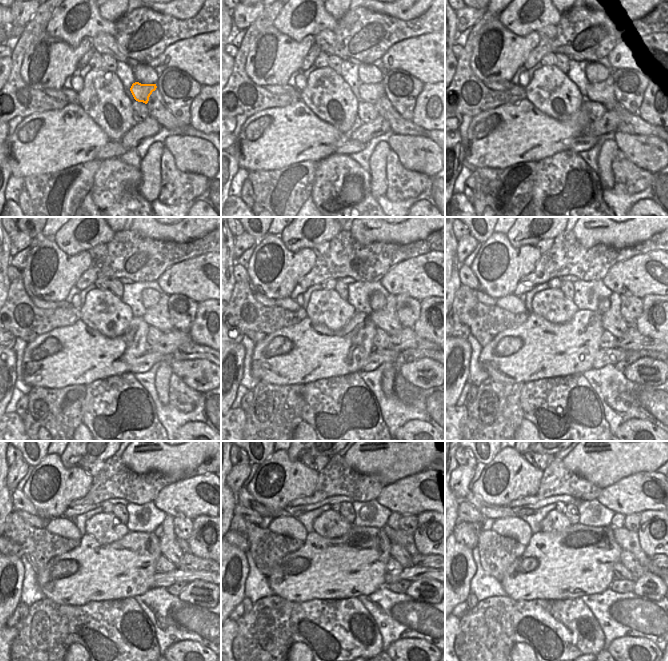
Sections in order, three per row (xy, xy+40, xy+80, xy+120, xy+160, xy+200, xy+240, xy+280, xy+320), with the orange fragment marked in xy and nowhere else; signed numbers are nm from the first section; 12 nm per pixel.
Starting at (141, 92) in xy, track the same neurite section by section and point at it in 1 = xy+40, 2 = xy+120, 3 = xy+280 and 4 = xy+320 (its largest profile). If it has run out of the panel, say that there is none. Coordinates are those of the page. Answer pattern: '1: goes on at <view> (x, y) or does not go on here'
1: goes on at xy+40 (370, 93)
2: goes on at xy+120 (153, 316)
3: goes on at xy+280 (397, 552)
4: goes on at xy+320 (627, 558)

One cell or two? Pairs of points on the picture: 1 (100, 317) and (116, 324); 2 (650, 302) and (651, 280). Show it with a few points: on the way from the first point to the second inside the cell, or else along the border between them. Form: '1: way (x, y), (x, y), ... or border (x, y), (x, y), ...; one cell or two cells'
1: way (104, 317), (110, 317), (113, 320); one cell
2: border (657, 294), (647, 294), (641, 298); two cells

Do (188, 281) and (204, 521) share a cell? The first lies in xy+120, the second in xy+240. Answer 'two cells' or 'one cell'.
two cells

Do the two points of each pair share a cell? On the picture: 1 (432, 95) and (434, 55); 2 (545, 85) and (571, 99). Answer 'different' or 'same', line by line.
1: different
2: same

